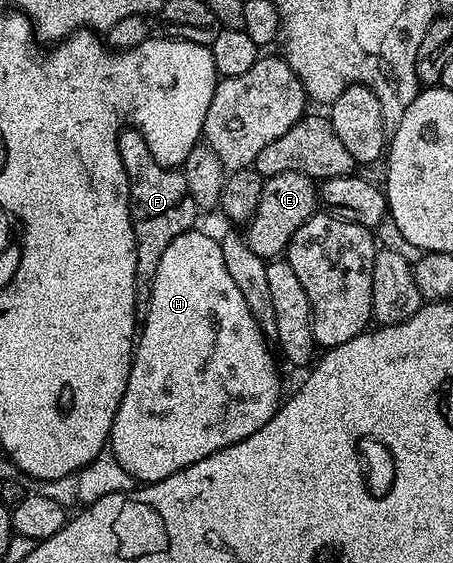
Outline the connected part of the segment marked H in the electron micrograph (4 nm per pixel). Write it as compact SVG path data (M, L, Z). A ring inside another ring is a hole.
M191 228L191 229L189 229L189 230L187 230L187 231L186 231L186 233L185 233L185 234L181 234L181 235L180 235L180 236L176 236L176 240L172 240L172 244L168 244L168 249L167 249L167 250L166 250L166 251L164 251L164 256L160 256L160 264L159 264L159 265L158 265L158 266L157 266L157 268L156 268L156 276L155 276L155 277L154 277L154 282L153 282L153 284L151 284L151 286L150 286L150 296L149 296L149 300L150 300L150 307L149 307L149 308L148 308L148 309L147 309L147 310L146 310L146 311L144 311L144 318L146 318L146 323L144 323L144 324L143 324L143 326L142 326L142 323L141 323L141 326L140 326L140 333L139 333L139 334L138 334L138 335L137 335L137 338L136 338L136 345L135 345L135 348L134 348L134 359L133 359L133 360L132 360L132 364L131 364L131 365L130 365L130 375L129 375L129 376L128 376L128 388L124 388L124 396L123 396L123 397L122 397L122 399L121 399L121 400L120 400L120 408L116 408L116 420L112 420L112 428L111 428L111 429L110 429L110 440L109 440L109 443L108 443L108 450L109 450L109 451L110 451L110 452L111 452L111 453L113 453L113 454L114 454L114 456L115 456L115 458L116 458L116 460L118 460L118 461L119 461L119 462L120 462L120 464L121 464L121 465L122 465L122 466L123 466L123 468L124 468L124 471L125 471L125 472L128 472L128 473L130 473L130 474L131 474L131 476L132 476L132 477L133 477L133 478L134 478L134 480L135 480L135 483L138 483L138 484L149 484L149 483L152 483L152 482L159 482L159 481L160 481L160 480L164 480L164 479L165 479L165 478L167 478L167 477L168 477L168 476L172 476L172 475L173 475L173 474L175 474L175 473L176 473L176 472L180 472L180 471L181 471L181 470L183 470L183 469L184 469L184 468L188 468L188 467L189 467L189 466L191 466L191 465L192 465L192 464L196 464L196 460L204 460L204 459L205 459L205 458L207 458L207 457L208 457L208 456L212 456L212 452L216 452L216 451L217 451L217 450L219 450L219 449L220 449L220 448L228 448L228 447L229 447L229 446L231 446L231 445L232 445L232 444L236 444L236 443L237 443L237 442L239 442L239 441L240 441L240 440L244 440L244 439L245 439L245 438L247 438L247 437L248 437L248 436L252 436L252 432L256 432L256 431L257 431L257 430L259 430L259 429L260 429L260 428L264 428L264 424L268 424L268 420L269 420L269 419L270 419L270 417L271 417L271 416L272 416L272 415L273 415L273 414L275 414L275 412L277 412L277 411L278 411L278 408L279 408L279 405L280 405L280 397L279 397L279 398L278 398L278 366L277 366L277 364L276 364L276 363L274 363L274 354L275 354L275 351L274 351L274 350L273 350L273 349L272 349L272 346L271 346L271 350L272 350L272 351L270 351L270 346L269 346L269 344L268 344L268 343L266 343L266 342L269 342L269 341L268 341L268 335L266 335L266 333L265 333L265 332L263 332L263 330L262 330L262 329L261 329L261 328L260 328L260 324L259 324L259 323L258 323L258 321L257 321L257 320L256 320L256 316L252 316L252 308L248 308L248 303L247 303L247 302L245 302L245 300L244 300L244 296L243 296L243 295L242 295L242 294L241 294L241 293L240 293L240 288L236 288L236 284L235 284L235 282L234 282L234 281L232 281L232 275L230 275L230 274L229 274L229 273L228 273L228 268L224 268L224 252L223 252L223 251L222 251L222 244L221 244L221 241L219 241L219 239L218 239L218 238L217 238L217 237L215 237L215 238L209 238L209 236L208 236L208 235L206 235L206 234L201 234L201 232L200 232L200 231L198 231L198 228Z

